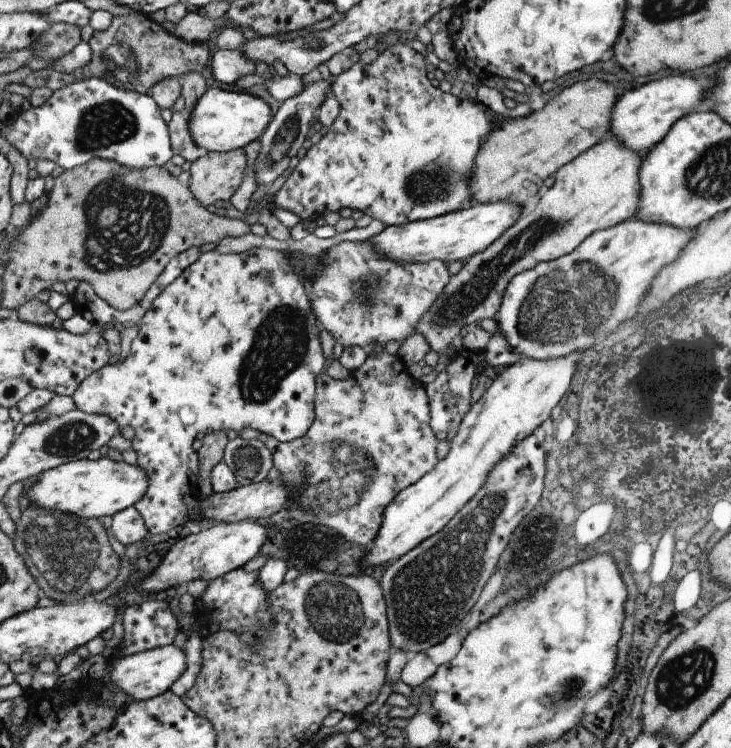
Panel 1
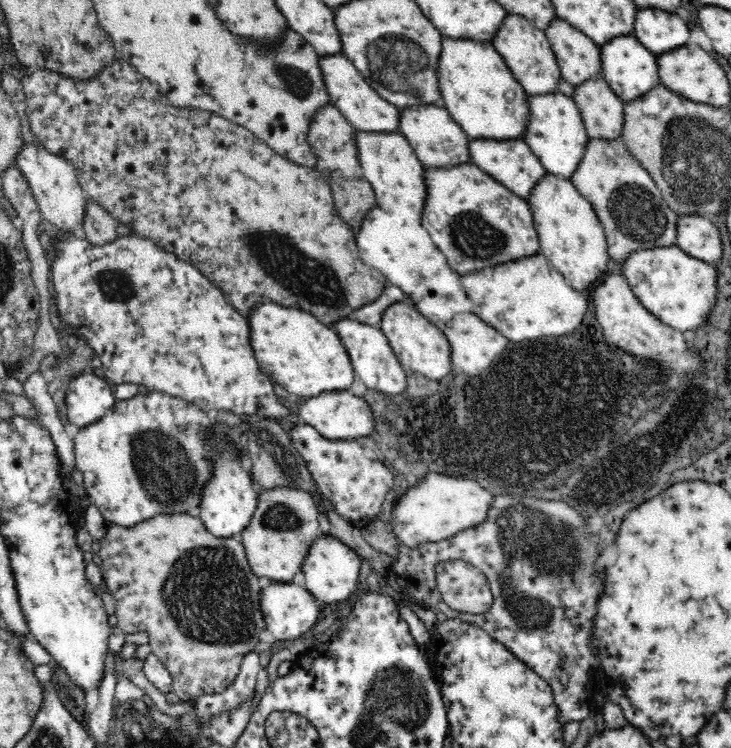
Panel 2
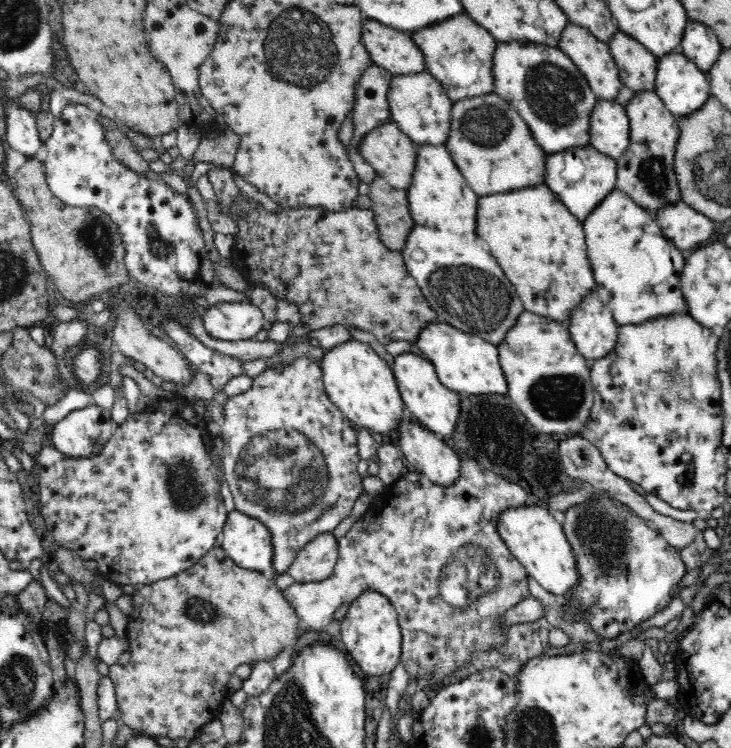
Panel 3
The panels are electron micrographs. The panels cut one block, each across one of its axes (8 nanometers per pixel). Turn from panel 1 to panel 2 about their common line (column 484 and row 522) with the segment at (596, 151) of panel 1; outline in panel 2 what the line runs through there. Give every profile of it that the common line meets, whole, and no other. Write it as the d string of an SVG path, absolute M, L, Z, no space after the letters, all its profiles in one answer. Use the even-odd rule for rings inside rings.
M277 486L258 491L251 523L240 533L248 564L256 576L266 576L276 582L290 582L301 571L312 541L320 535L318 507L310 493L294 487Z

